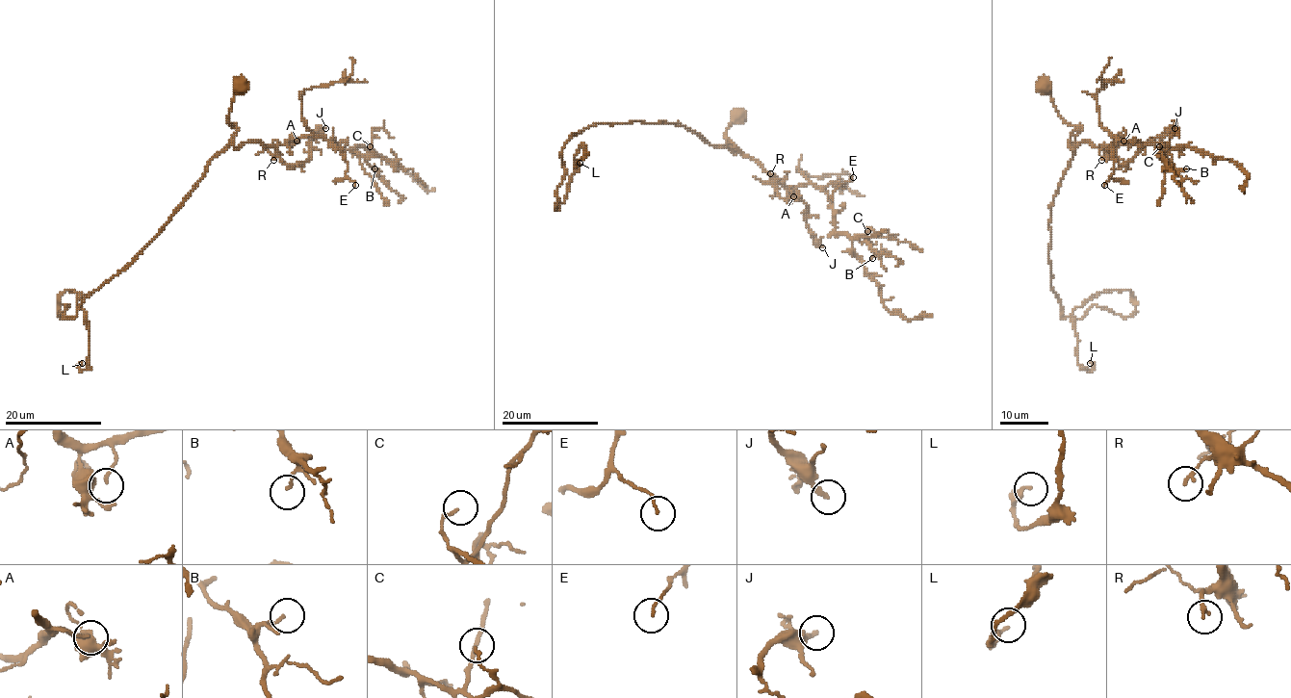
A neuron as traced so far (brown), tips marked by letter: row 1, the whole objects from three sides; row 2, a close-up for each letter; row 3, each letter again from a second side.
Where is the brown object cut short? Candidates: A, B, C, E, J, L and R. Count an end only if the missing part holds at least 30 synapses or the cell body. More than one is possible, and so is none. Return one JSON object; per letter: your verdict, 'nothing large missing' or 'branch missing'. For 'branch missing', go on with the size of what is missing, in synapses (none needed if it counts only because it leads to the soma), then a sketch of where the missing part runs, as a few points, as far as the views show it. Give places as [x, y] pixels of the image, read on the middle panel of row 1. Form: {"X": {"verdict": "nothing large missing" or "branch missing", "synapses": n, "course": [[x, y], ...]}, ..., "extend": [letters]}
{"A": {"verdict": "nothing large missing"}, "B": {"verdict": "nothing large missing"}, "C": {"verdict": "nothing large missing"}, "E": {"verdict": "nothing large missing"}, "J": {"verdict": "branch missing", "synapses": 80, "course": [[822, 247], [840, 264], [848, 280], [868, 297], [870, 318], [884, 329], [888, 327], [887, 321]]}, "L": {"verdict": "nothing large missing"}, "R": {"verdict": "nothing large missing"}, "extend": ["J"]}

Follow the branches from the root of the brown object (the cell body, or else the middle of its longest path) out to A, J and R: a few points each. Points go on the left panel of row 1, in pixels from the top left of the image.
A: (245, 86), (228, 116), (228, 122), (238, 127), (233, 144), (277, 146), (296, 141)
J: (245, 86), (228, 116), (237, 147), (260, 142), (284, 164), (302, 164), (325, 128)
R: (245, 86), (228, 116), (228, 122), (238, 127), (233, 144), (273, 146), (273, 160)

